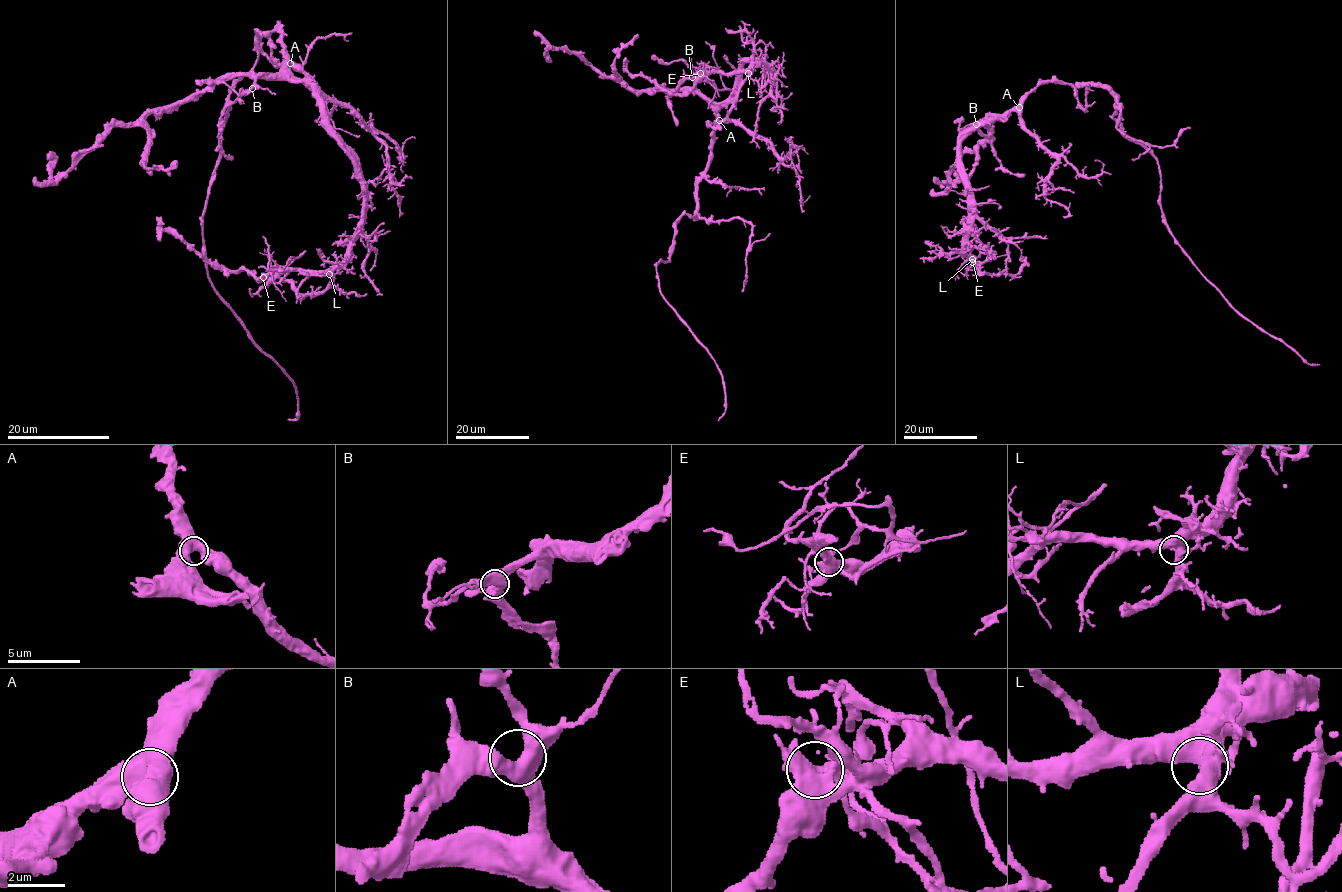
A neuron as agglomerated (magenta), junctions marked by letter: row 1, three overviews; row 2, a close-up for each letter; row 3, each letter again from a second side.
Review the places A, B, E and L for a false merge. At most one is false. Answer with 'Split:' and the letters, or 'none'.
Split: none

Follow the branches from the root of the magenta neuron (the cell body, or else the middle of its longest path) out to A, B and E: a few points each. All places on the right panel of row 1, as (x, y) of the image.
A: (1071, 86), (1040, 82), (1019, 107)
B: (1071, 86), (1040, 82), (1018, 104), (1003, 114), (990, 114), (976, 124)
E: (1071, 86), (1040, 82), (1003, 119), (977, 125), (961, 142), (960, 171), (968, 181), (965, 253), (972, 262)

